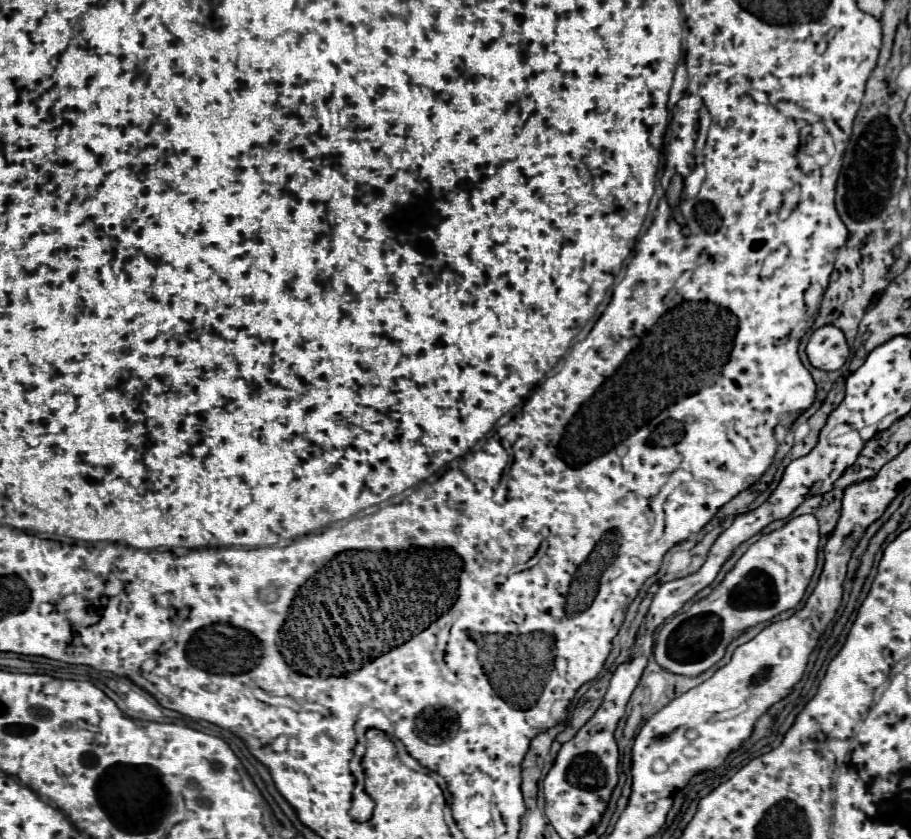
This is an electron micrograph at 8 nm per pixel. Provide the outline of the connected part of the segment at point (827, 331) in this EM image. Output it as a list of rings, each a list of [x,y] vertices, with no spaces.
[[[826,325],[812,333],[806,353],[814,367],[822,371],[836,371],[846,363],[850,347],[846,343],[844,333],[838,327]]]

